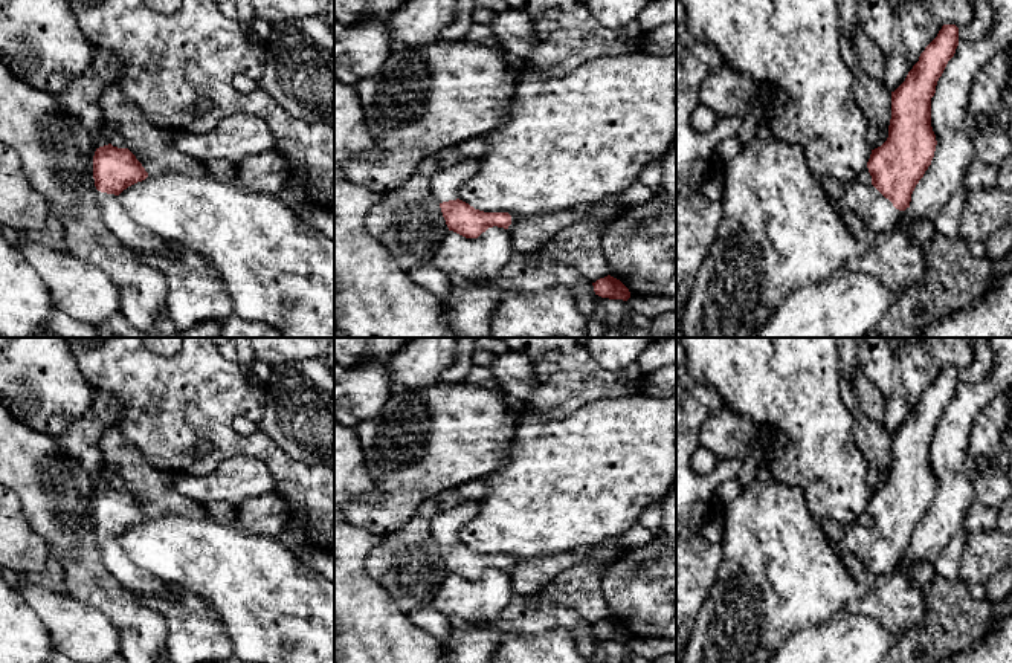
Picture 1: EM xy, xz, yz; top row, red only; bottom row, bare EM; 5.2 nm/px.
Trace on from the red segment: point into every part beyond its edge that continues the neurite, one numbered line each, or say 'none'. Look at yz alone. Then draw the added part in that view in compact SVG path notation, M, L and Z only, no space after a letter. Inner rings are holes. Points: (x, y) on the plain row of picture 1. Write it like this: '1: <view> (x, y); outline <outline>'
1: yz (878, 555); outline M858 522L846 526L844 539L836 550L841 555L852 553L858 556L864 567L875 576L891 573L901 561L901 553L873 527L864 527Z

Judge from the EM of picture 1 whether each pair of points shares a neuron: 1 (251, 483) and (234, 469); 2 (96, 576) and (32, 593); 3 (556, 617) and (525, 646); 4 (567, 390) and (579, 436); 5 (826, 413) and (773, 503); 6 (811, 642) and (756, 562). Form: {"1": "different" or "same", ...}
{"1": "same", "2": "different", "3": "different", "4": "different", "5": "different", "6": "different"}

